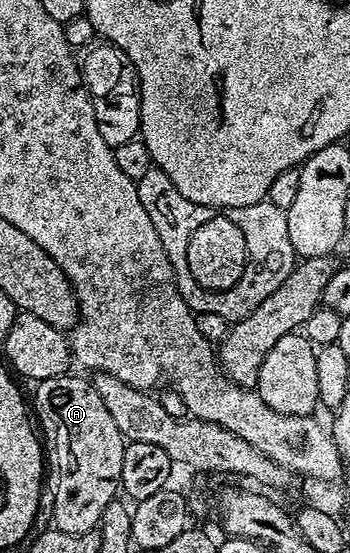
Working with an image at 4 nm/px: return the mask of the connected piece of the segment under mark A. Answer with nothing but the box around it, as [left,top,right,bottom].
[36,375,127,533]

